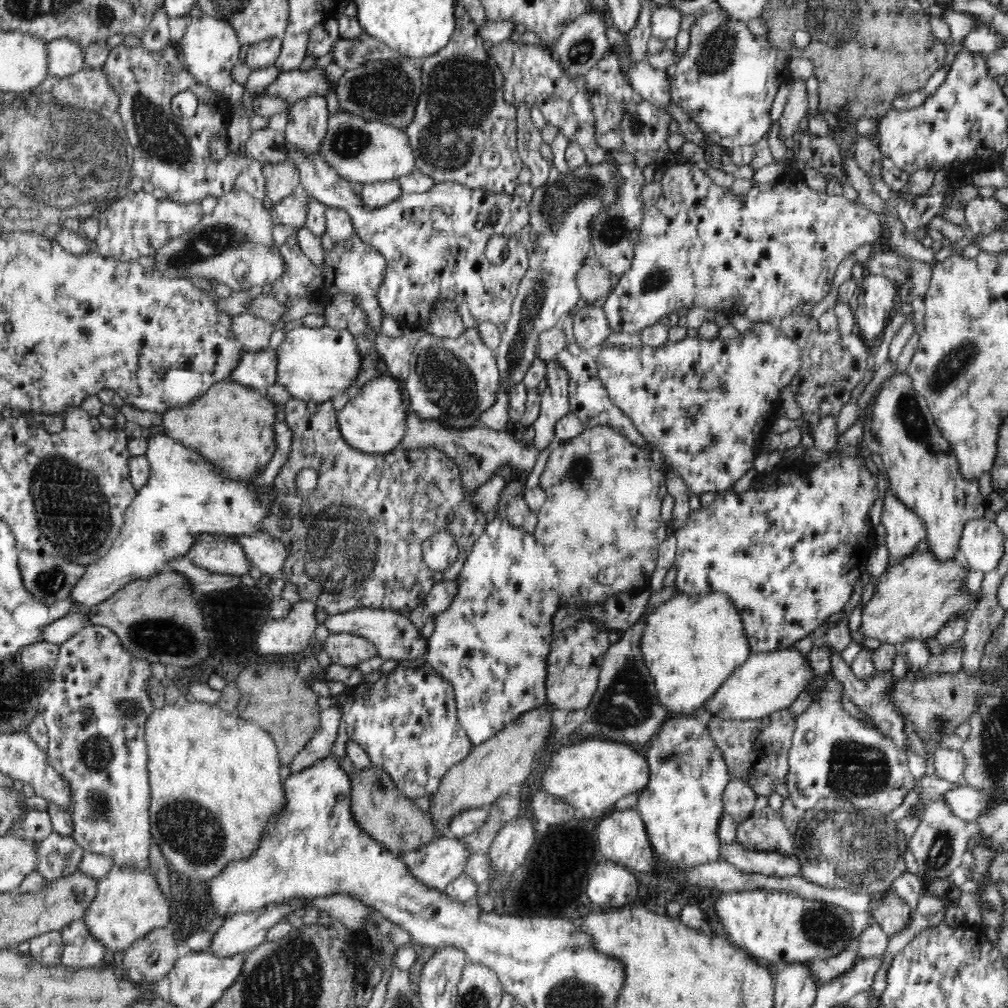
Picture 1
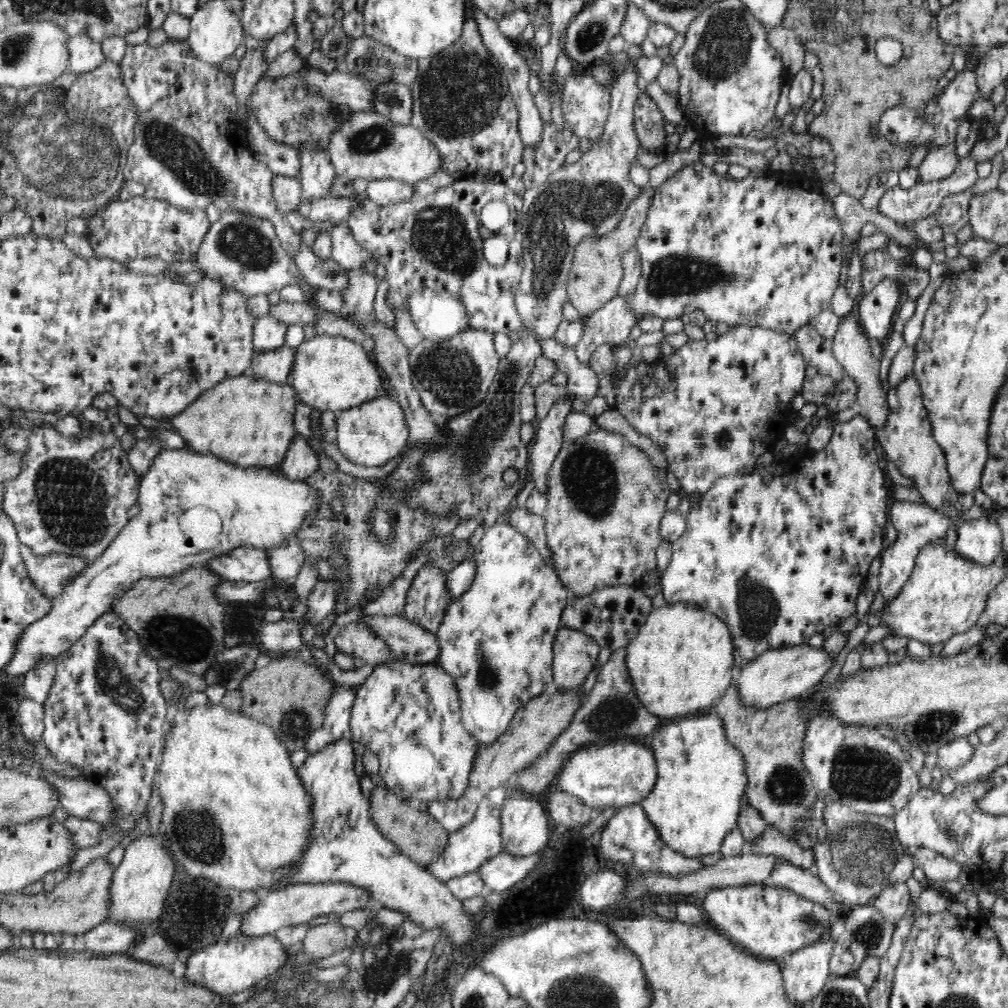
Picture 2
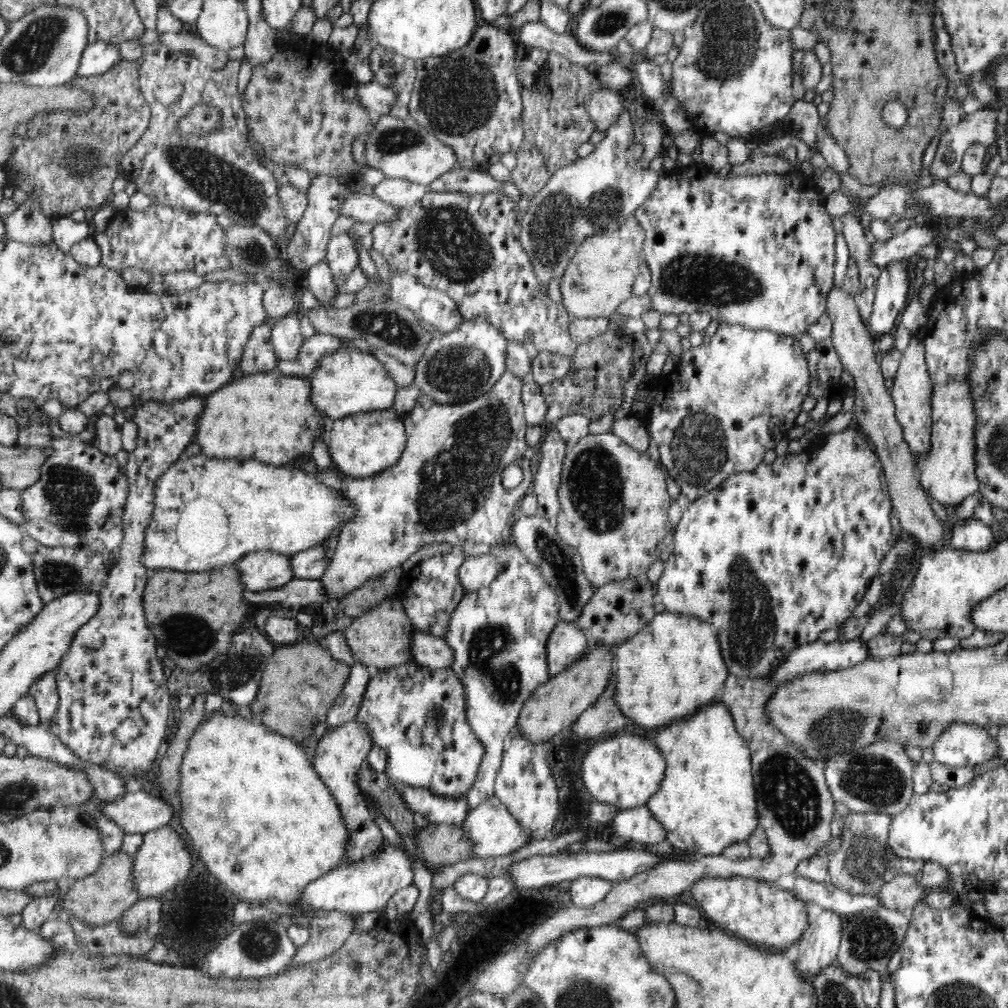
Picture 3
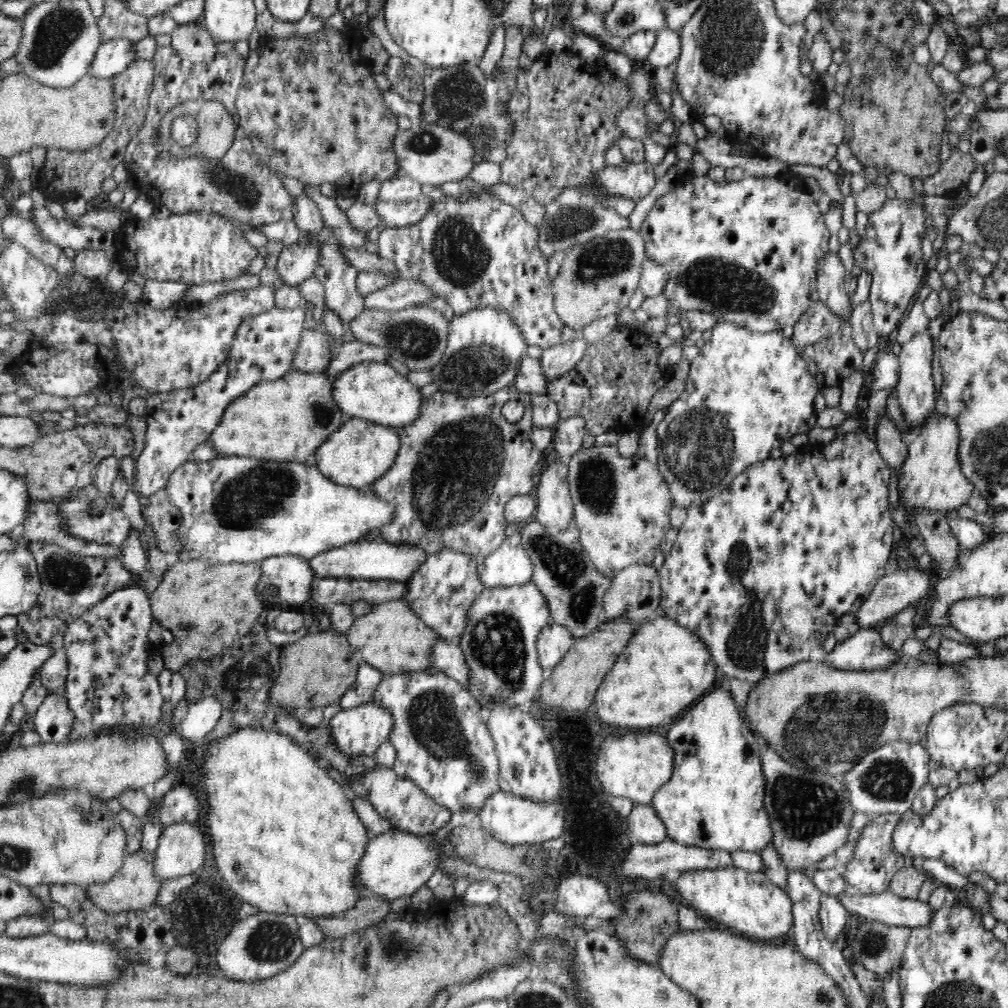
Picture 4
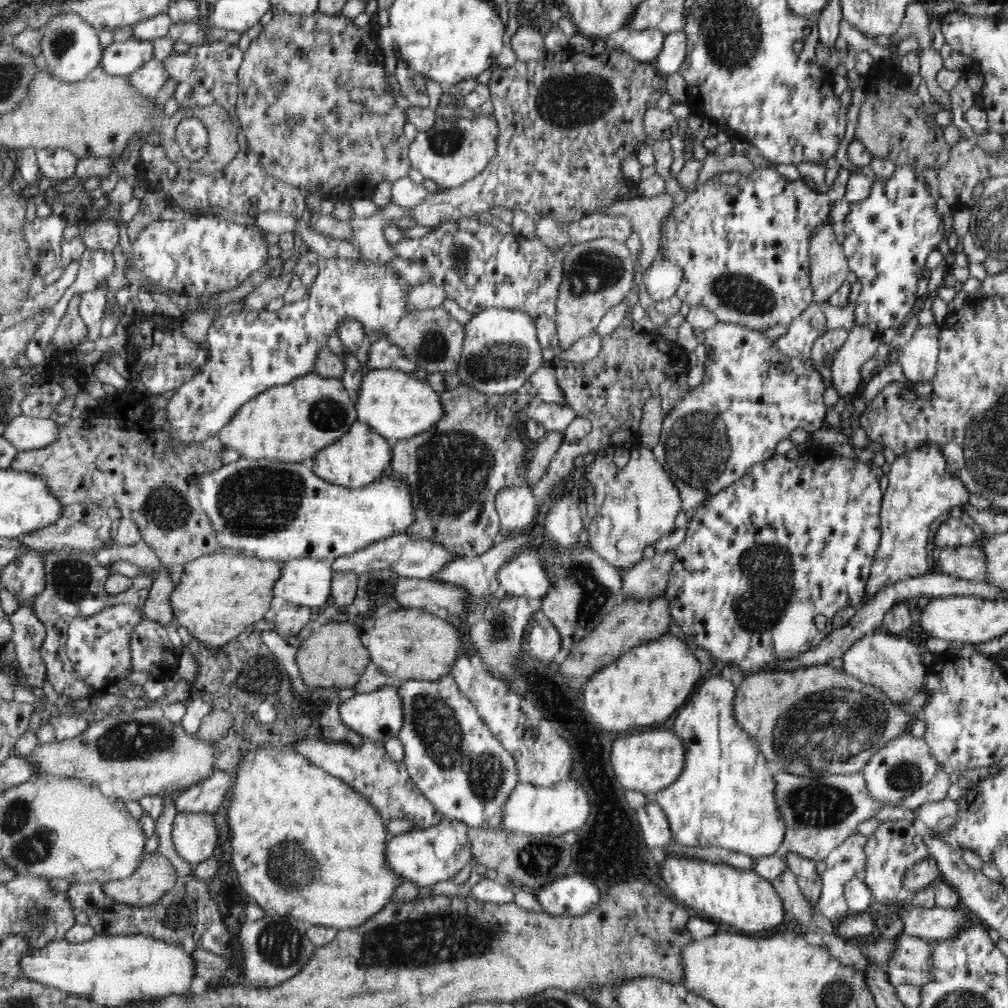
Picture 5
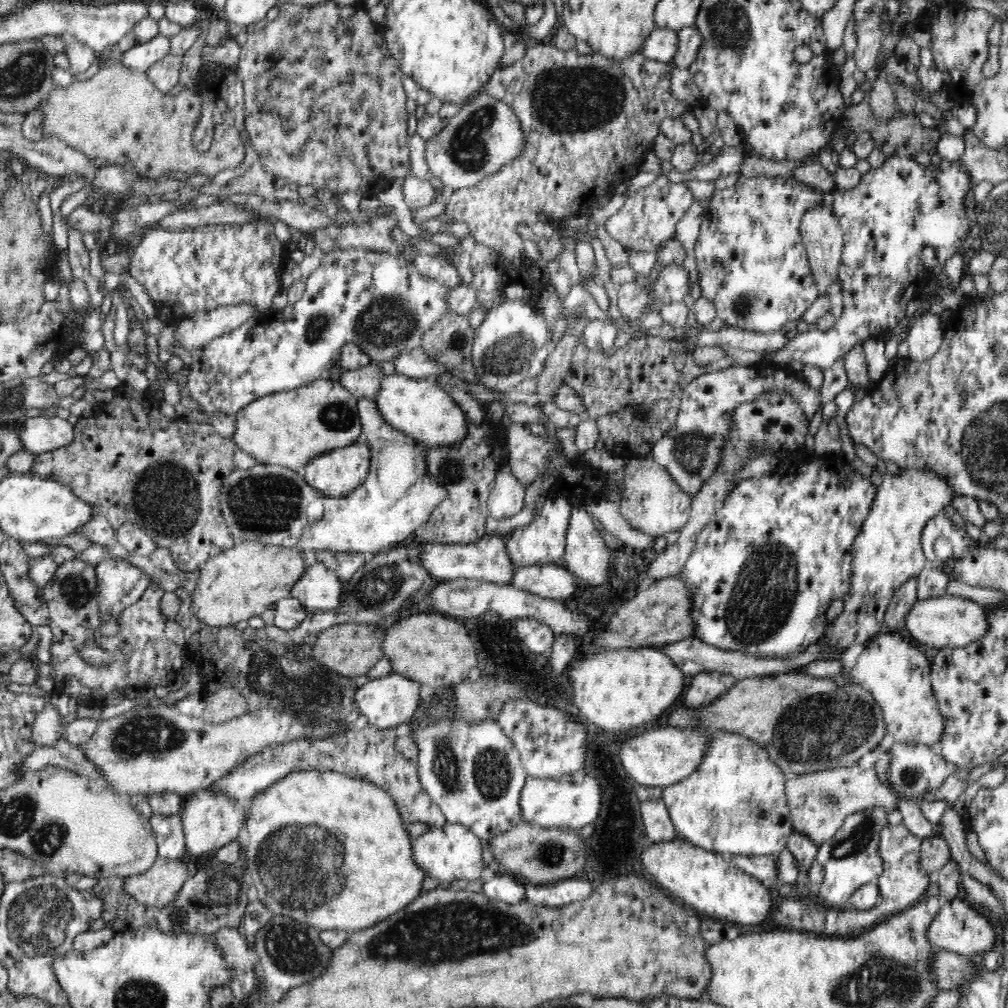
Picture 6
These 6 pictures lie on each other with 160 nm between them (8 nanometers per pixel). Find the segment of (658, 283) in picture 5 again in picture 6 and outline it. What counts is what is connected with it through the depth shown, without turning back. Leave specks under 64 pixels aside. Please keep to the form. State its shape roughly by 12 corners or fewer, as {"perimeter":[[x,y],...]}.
{"perimeter":[[665,265],[654,294],[661,303],[682,302],[692,283],[683,265]]}

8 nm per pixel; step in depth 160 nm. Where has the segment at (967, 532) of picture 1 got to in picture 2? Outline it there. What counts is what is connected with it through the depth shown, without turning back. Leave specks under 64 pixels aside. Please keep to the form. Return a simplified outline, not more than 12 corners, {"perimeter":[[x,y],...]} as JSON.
{"perimeter":[[979,517],[954,529],[954,550],[987,567],[1003,552],[999,524]]}

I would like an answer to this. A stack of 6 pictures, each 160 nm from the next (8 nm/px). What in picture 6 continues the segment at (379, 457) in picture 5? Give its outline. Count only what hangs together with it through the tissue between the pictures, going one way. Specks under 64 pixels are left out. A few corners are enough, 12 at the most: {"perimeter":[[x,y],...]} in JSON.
{"perimeter":[[364,435],[305,464],[304,481],[324,497],[345,497],[367,477]]}

